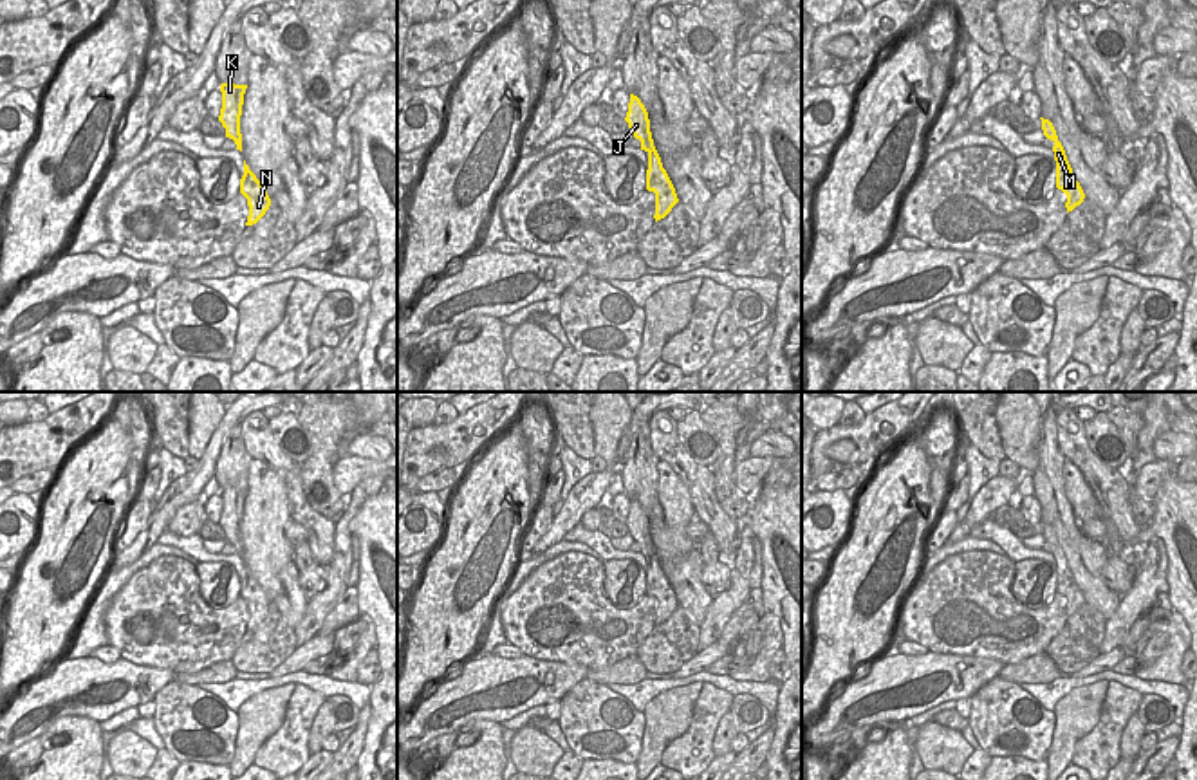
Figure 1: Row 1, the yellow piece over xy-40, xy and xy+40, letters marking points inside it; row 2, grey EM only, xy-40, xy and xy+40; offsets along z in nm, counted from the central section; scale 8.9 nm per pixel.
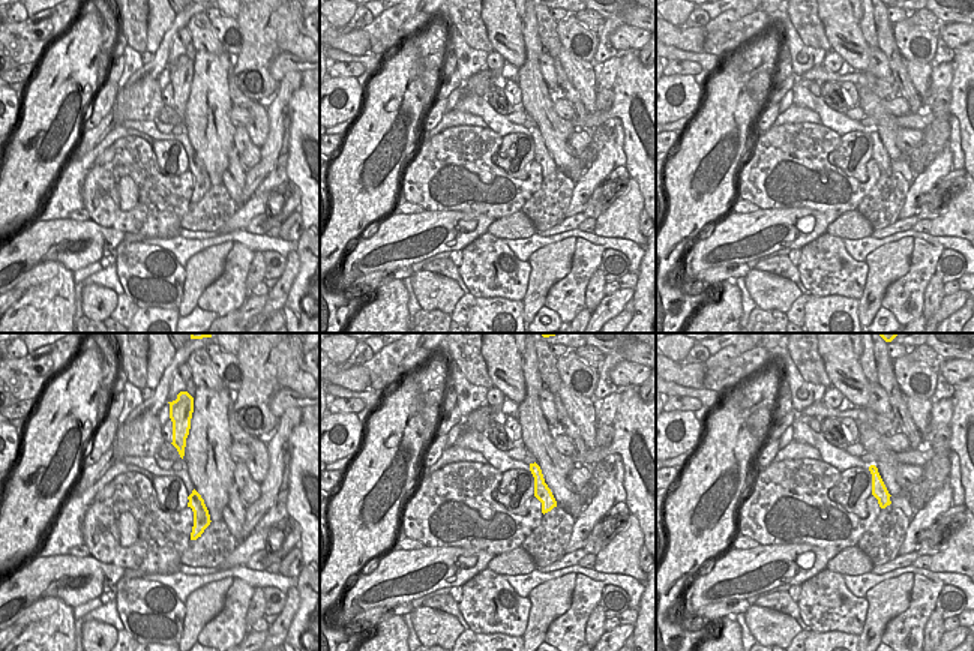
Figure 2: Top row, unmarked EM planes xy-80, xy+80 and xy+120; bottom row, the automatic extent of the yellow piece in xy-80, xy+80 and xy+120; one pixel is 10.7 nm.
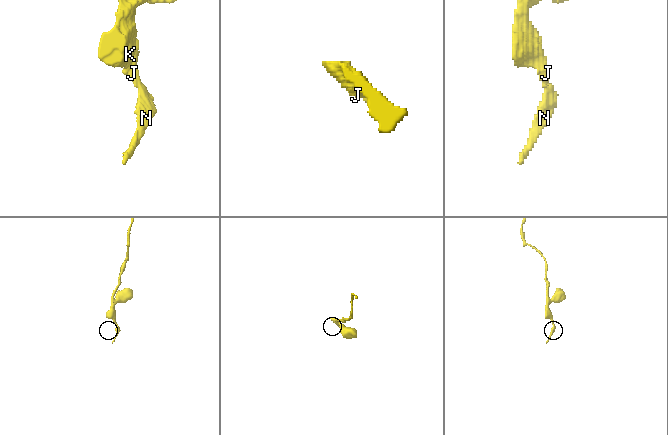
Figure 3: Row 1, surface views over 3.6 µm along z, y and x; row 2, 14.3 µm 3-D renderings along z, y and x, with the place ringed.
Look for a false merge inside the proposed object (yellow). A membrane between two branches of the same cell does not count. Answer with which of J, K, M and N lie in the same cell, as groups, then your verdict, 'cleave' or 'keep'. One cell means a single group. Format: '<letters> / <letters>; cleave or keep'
J K M N; keep

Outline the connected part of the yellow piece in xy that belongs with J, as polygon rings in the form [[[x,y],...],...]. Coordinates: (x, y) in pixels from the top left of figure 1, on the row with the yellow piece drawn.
[[[630,94],[628,112],[625,121],[636,139],[641,141],[641,150],[648,153],[646,190],[655,193],[655,222],[664,218],[679,202],[675,188],[663,168],[661,157],[654,146],[650,119],[645,105]]]

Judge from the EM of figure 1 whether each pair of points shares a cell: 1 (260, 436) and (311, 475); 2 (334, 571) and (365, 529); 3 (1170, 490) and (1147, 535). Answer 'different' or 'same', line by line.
1: different
2: different
3: same

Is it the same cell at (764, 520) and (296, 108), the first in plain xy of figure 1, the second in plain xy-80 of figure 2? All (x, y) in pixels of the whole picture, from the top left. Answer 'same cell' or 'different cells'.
same cell

